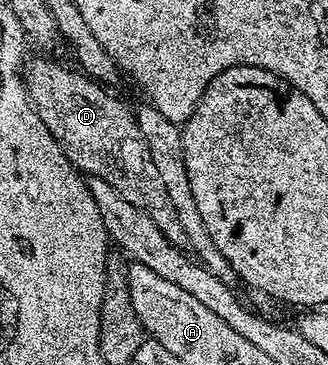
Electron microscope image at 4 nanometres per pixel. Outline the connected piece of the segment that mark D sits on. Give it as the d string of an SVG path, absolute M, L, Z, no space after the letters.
M32 59L27 60L22 71L24 88L28 94L28 99L32 102L34 113L50 129L50 133L58 141L62 153L68 158L72 166L77 171L88 177L102 177L106 185L114 185L134 209L142 209L162 229L162 233L174 246L181 249L188 247L186 232L182 229L178 221L178 213L174 209L174 204L170 202L170 196L166 193L166 185L162 185L162 177L158 173L154 161L150 157L150 149L146 149L146 141L136 124L136 117L133 108L127 107L120 99L115 99L111 95L111 90L105 89L94 79L89 79L87 75L79 70L71 71L68 67L63 67L60 63L55 63L52 59Z

